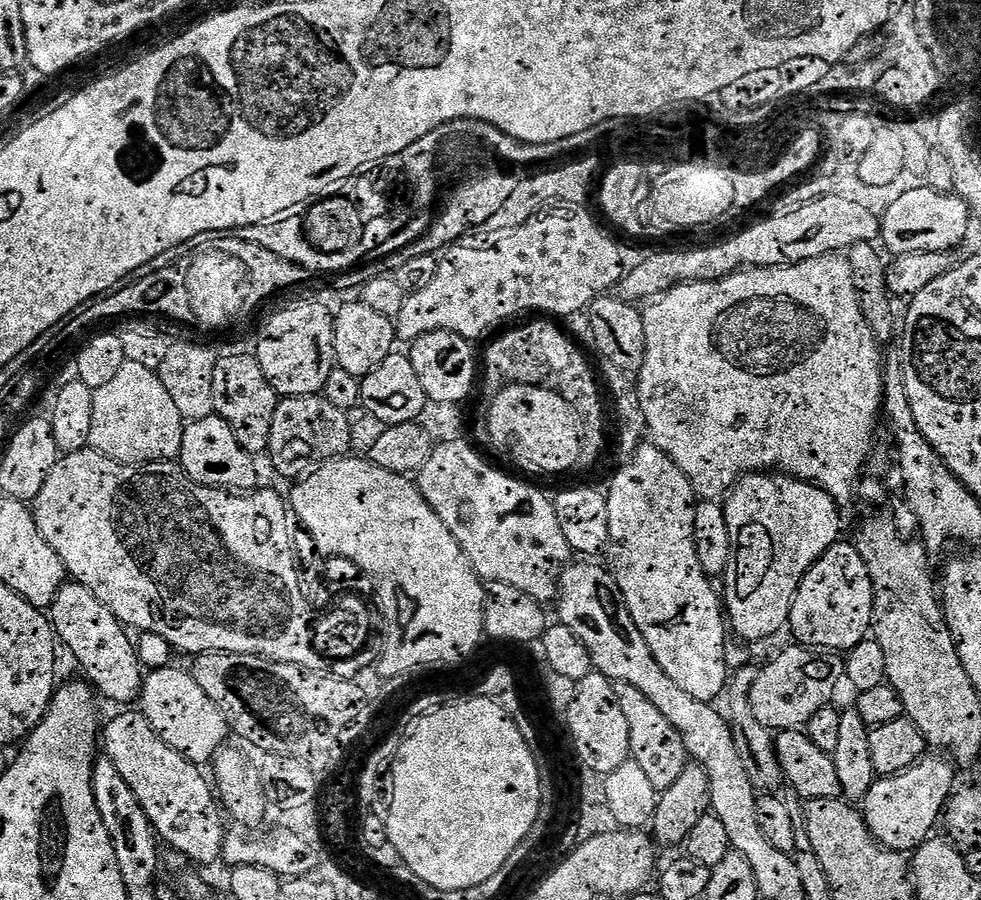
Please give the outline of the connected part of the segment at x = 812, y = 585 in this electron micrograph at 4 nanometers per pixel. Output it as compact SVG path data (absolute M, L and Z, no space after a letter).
M838 542L802 578L800 588L792 603L792 609L788 615L787 627L792 628L792 636L797 645L805 648L818 648L829 652L847 654L854 646L858 646L863 640L869 639L870 629L873 627L872 618L872 579L868 573L866 562L862 554L858 554L855 543Z

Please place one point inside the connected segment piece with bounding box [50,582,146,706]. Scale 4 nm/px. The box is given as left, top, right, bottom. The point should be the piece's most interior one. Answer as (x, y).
(99, 642)

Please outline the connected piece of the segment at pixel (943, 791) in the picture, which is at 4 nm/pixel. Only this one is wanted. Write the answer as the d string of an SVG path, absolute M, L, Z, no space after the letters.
M928 754L904 772L877 778L862 802L870 834L892 852L915 853L933 835L932 827L941 823L948 799L958 784L956 772L957 765L947 755Z

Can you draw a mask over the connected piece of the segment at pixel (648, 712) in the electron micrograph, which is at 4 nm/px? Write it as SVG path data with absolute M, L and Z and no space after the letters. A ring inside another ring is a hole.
M617 683L616 697L618 704L622 706L622 714L626 714L626 726L630 726L631 759L642 766L642 770L658 790L674 786L678 774L682 774L682 770L690 762L682 734L678 734L678 730L666 720L658 706L654 706L654 702L650 702L650 698L646 698L646 694L642 694L642 690L637 687Z

